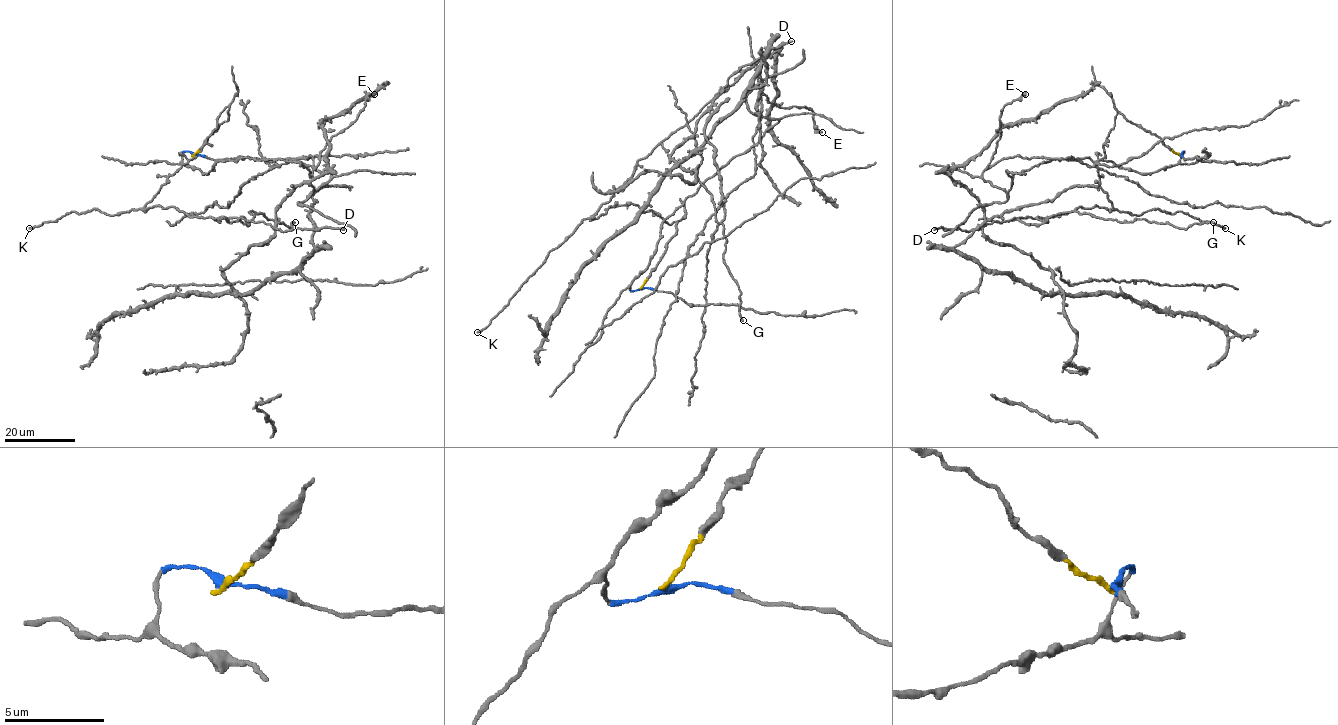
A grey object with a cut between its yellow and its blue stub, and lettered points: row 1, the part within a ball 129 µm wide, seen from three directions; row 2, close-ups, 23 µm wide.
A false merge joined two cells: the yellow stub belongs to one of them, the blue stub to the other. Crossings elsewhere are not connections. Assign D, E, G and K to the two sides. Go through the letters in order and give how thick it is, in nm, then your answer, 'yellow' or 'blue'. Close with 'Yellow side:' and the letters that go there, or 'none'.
D: 280 nm thick; yellow
E: 170 nm thick; blue
G: 180 nm thick; yellow
K: 240 nm thick; yellow
Yellow side: D, G, K

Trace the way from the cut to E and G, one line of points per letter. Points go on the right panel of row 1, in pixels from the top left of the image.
E: (1181, 155), (1147, 173), (1052, 159), (996, 187), (982, 172), (1001, 110), (1025, 94)
G: (1181, 156), (1114, 107), (1097, 164), (1113, 207), (1018, 219), (1042, 224), (1078, 211), (1186, 228), (1214, 222)

